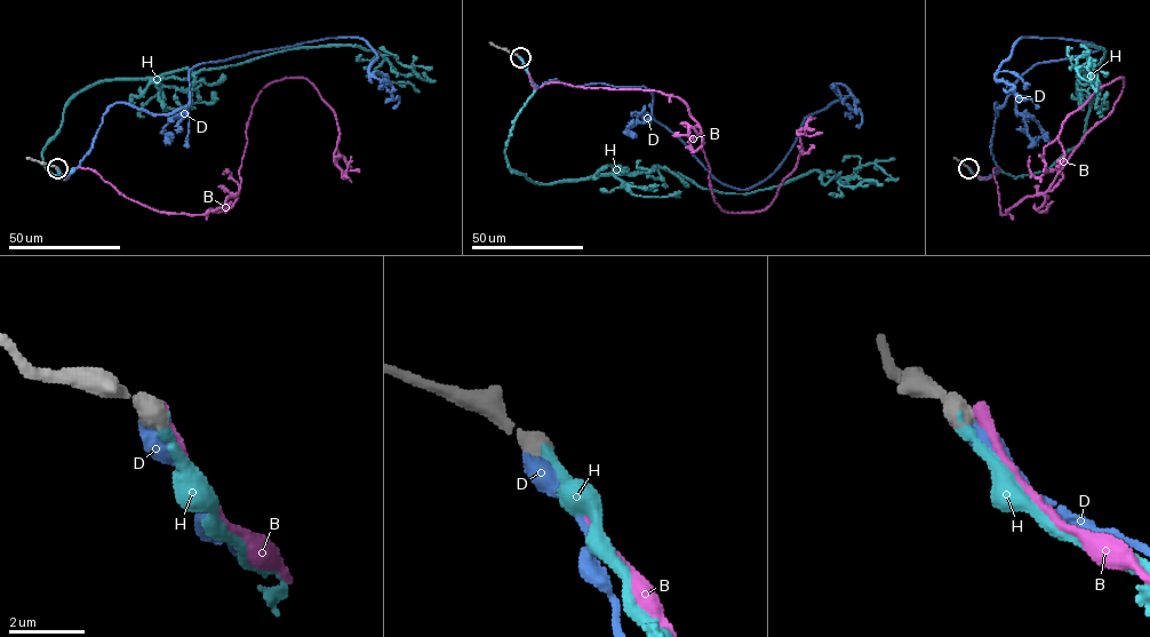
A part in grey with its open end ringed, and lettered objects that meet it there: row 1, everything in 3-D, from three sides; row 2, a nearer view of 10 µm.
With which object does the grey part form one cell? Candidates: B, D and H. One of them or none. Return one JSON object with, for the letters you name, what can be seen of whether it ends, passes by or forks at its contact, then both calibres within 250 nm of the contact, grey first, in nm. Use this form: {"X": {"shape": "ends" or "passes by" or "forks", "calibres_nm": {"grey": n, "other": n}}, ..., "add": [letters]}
{"H": {"shape": "ends", "calibres_nm": {"grey": 600, "other": 240}}, "add": ["H"]}

